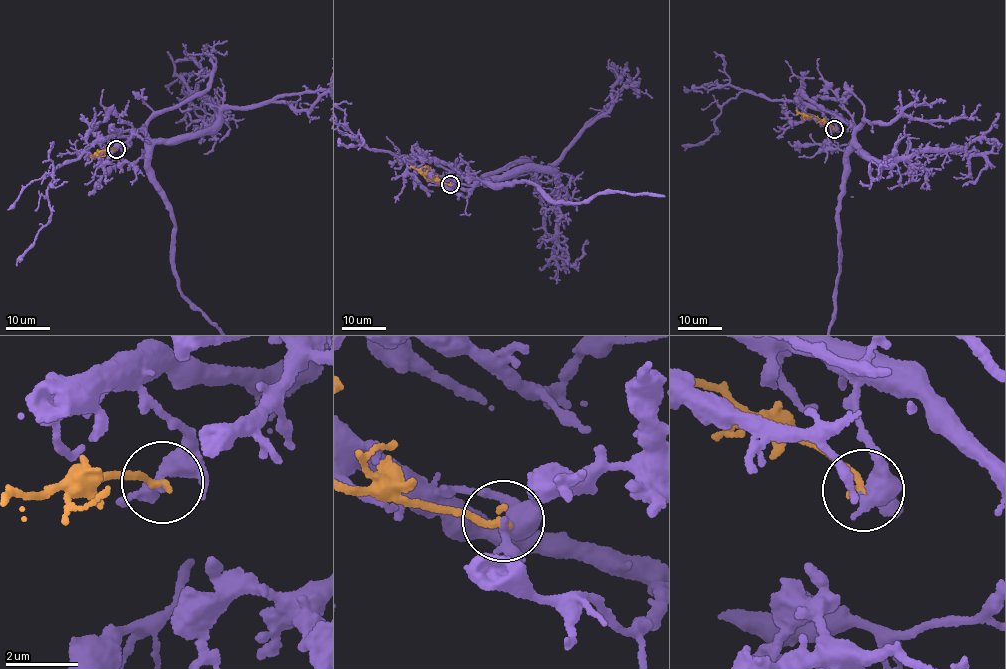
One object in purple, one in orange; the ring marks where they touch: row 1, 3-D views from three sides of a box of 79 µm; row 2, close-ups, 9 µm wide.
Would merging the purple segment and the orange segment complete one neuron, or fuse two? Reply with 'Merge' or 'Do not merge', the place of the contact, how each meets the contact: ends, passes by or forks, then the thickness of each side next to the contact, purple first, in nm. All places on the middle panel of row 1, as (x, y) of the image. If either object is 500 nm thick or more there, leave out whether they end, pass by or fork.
Do not merge. Place: (450, 184). At the ring purple forks. At the ring orange ends. Thickness 260 nm (purple) against 200 nm

